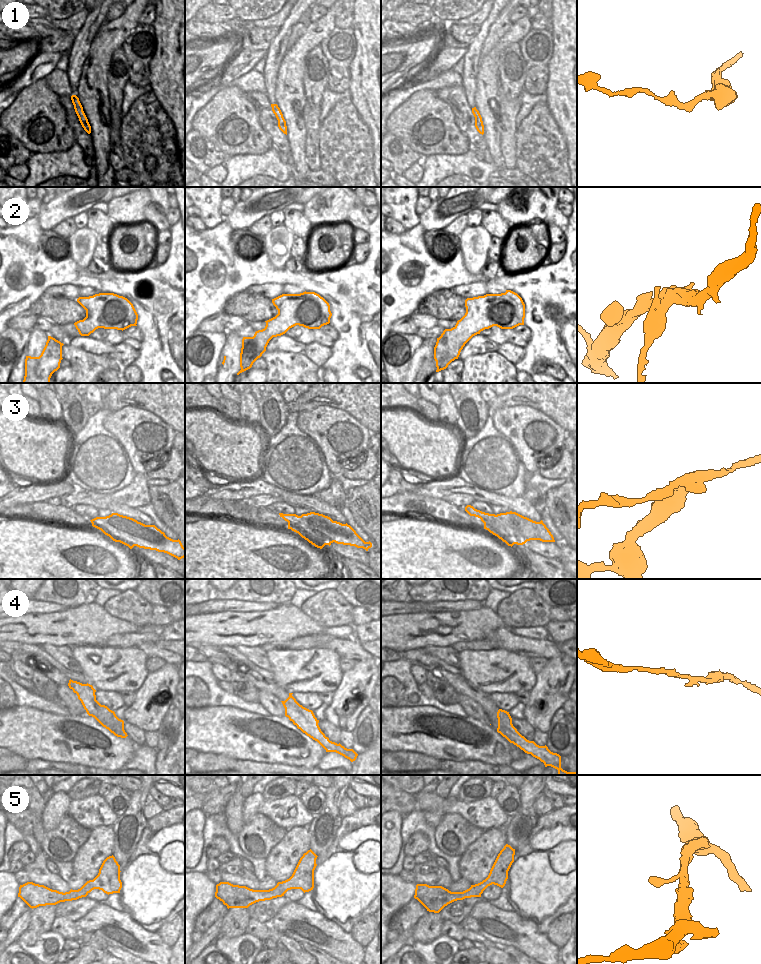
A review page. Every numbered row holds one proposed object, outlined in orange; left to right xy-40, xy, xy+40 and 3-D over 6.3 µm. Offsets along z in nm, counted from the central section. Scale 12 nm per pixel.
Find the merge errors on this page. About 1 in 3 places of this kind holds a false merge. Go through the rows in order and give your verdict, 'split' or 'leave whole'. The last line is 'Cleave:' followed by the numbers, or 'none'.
1: leave whole
2: split
3: split
4: leave whole
5: leave whole
Cleave: 2, 3

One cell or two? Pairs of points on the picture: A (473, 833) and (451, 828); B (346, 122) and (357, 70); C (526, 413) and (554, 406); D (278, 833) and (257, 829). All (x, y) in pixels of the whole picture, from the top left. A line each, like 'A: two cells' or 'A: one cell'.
A: one cell
B: two cells
C: two cells
D: one cell

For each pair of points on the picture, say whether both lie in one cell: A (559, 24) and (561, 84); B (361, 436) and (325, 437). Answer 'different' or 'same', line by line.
A: same
B: same

